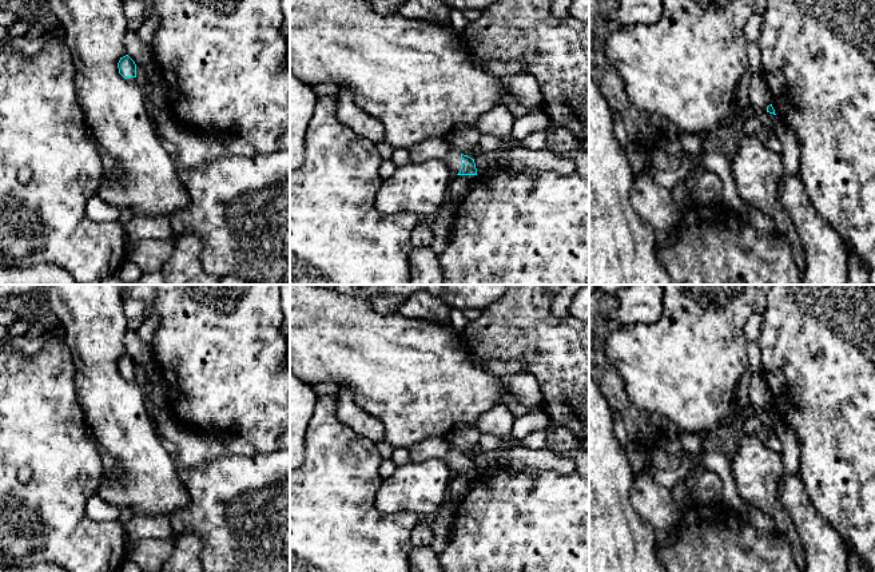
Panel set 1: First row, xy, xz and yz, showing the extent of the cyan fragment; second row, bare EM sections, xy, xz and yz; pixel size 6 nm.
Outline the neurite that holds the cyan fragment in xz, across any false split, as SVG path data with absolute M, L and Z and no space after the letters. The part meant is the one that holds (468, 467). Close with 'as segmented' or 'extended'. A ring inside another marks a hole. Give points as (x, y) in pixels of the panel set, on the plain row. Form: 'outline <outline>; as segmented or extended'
outline M429 437L411 445L407 450L413 462L438 457L449 465L453 474L477 474L474 458L457 450L444 437Z; extended

